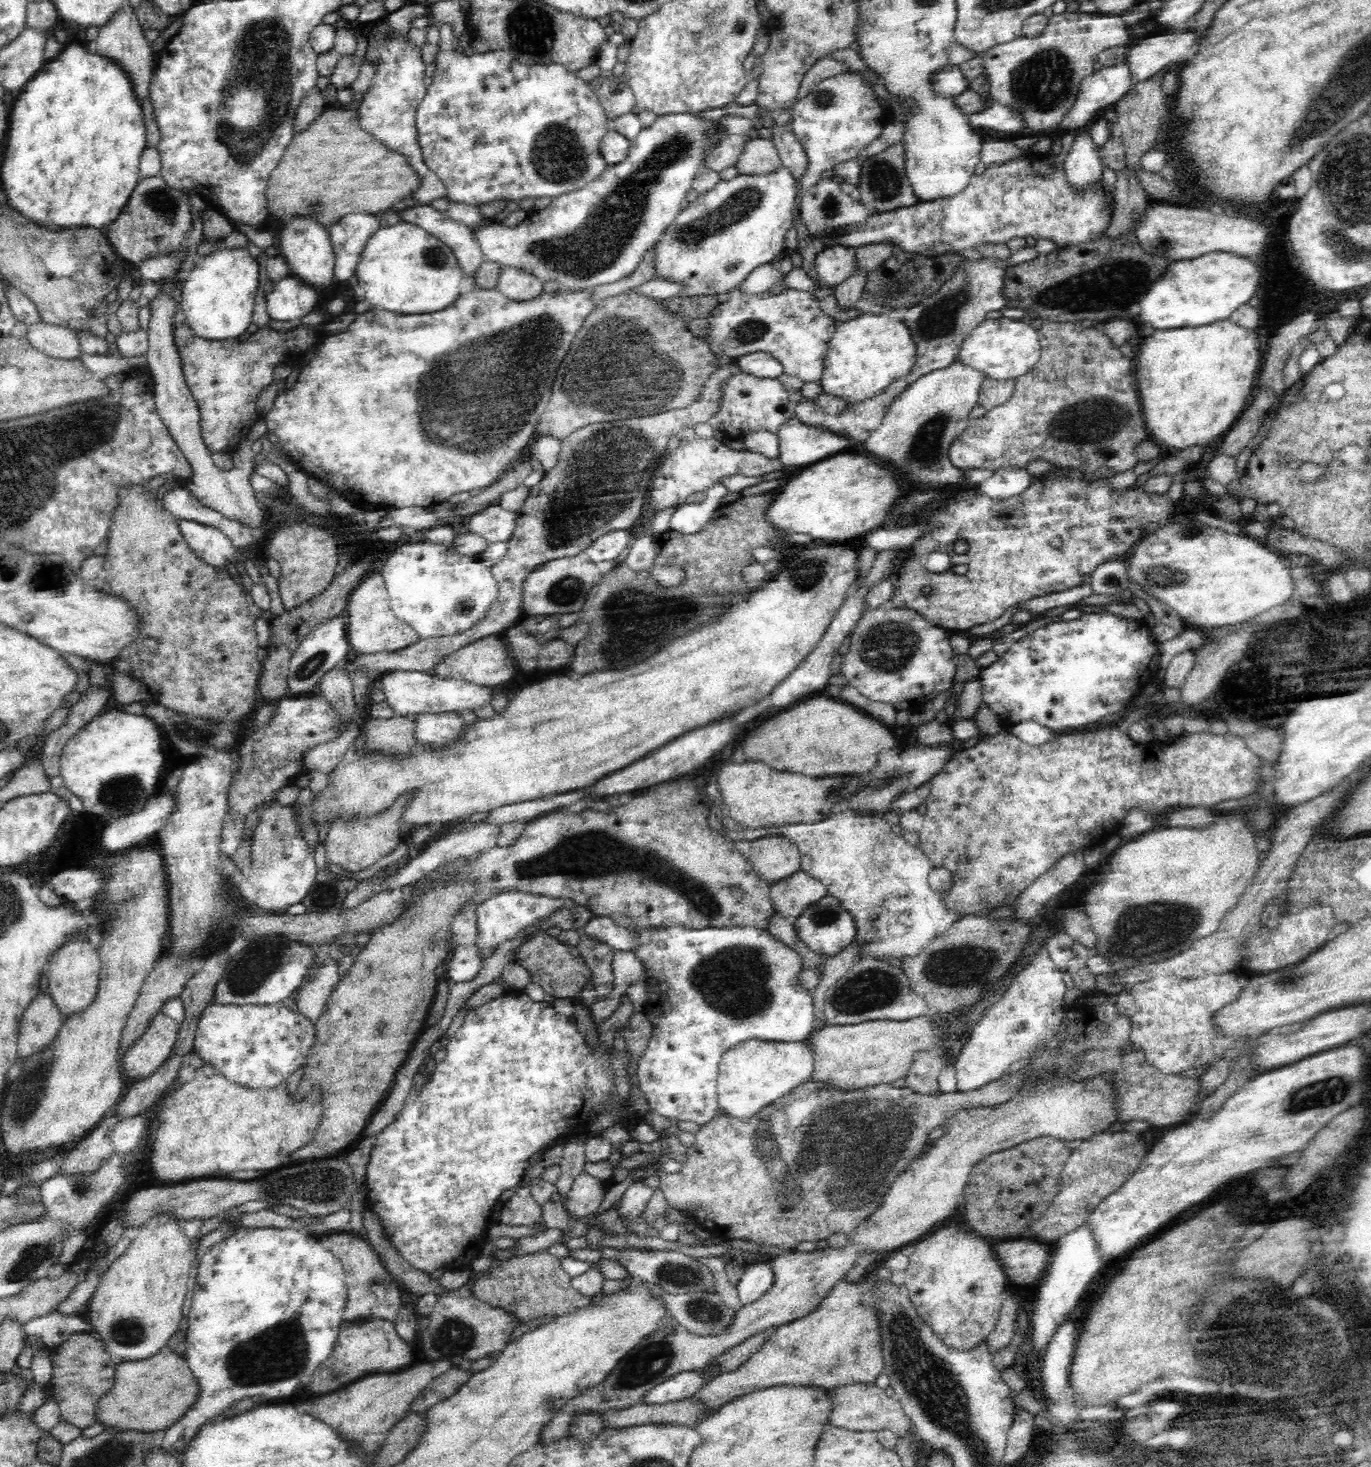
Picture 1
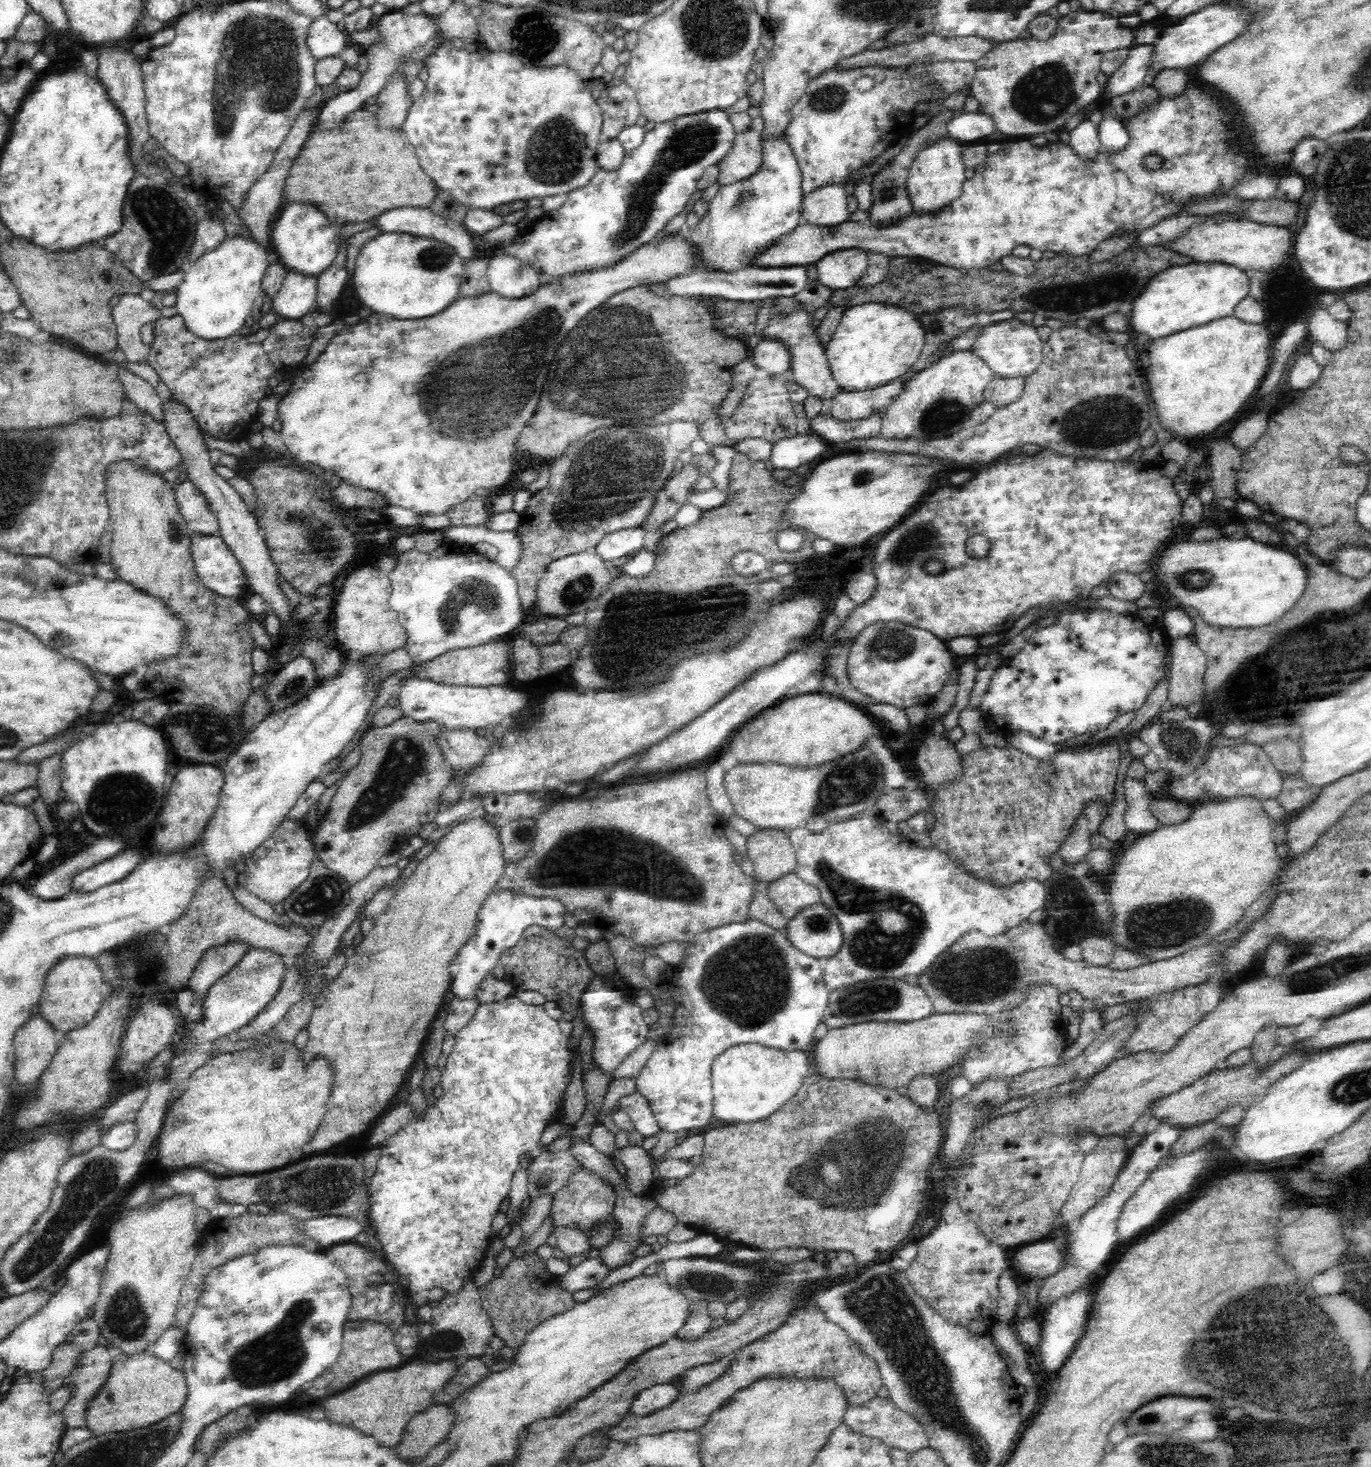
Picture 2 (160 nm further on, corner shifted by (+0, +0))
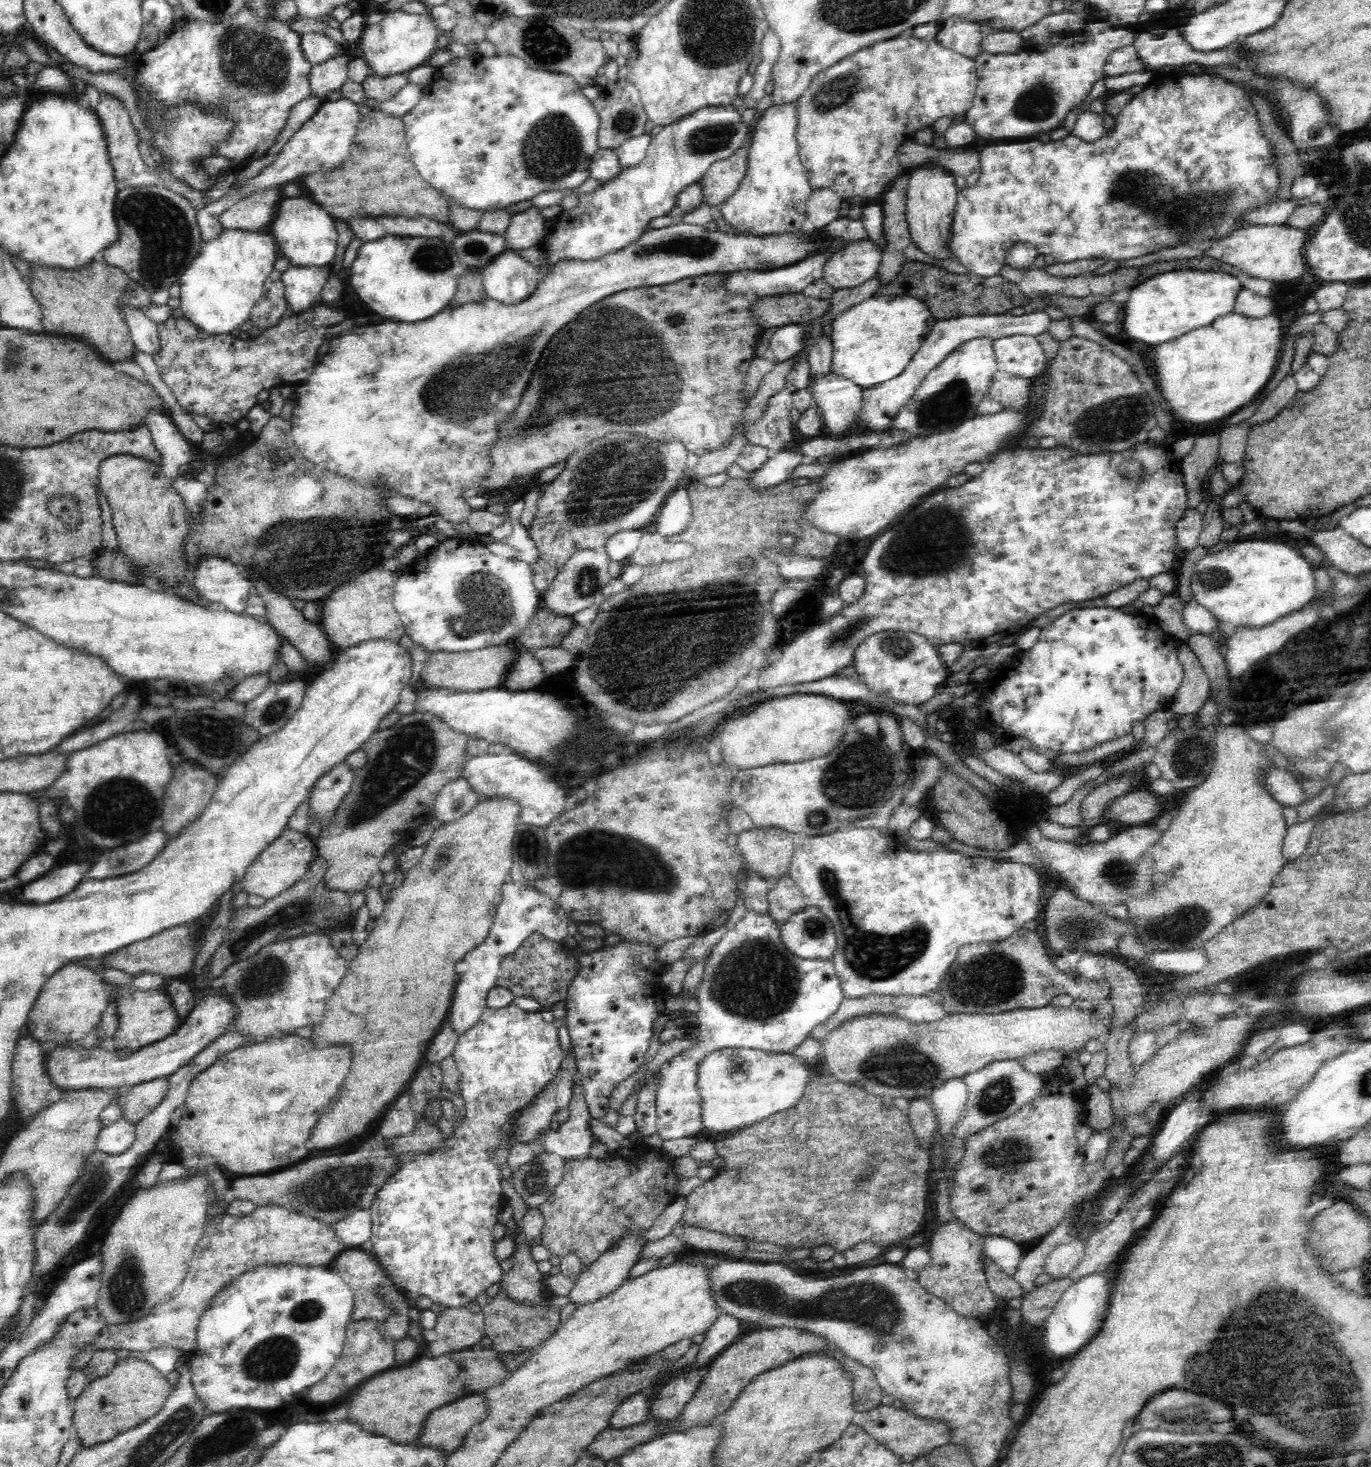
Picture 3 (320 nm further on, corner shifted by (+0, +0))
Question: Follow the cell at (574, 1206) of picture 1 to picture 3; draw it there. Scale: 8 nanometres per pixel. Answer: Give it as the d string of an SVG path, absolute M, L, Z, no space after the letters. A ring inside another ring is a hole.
M643 1144L633 1150L636 1152L630 1160L616 1154L606 1159L566 1161L562 1180L539 1206L544 1217L540 1242L552 1256L561 1259L573 1252L586 1267L628 1232L648 1232L654 1220L674 1202L678 1179L673 1159L661 1149Z

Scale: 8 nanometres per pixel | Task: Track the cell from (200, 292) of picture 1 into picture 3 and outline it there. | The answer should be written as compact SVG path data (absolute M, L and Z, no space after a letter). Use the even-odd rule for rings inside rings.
M224 229L216 238L212 238L211 240L203 243L200 254L192 260L191 264L188 265L188 268L185 268L182 276L180 276L181 292L179 299L181 300L181 309L184 318L192 321L196 328L207 332L208 334L228 334L232 332L234 328L239 328L244 322L246 322L246 320L249 319L251 311L259 302L262 294L264 294L264 283L266 282L266 278L268 278L268 274L274 270L274 262L276 262L276 259L279 257L276 241L274 241L270 232L261 233L256 231L247 231L244 229Z

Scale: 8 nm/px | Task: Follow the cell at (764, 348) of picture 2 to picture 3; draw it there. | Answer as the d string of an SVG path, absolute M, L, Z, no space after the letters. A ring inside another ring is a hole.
M803 324L778 327L769 340L768 353L774 357L776 364L796 357L803 347Z

